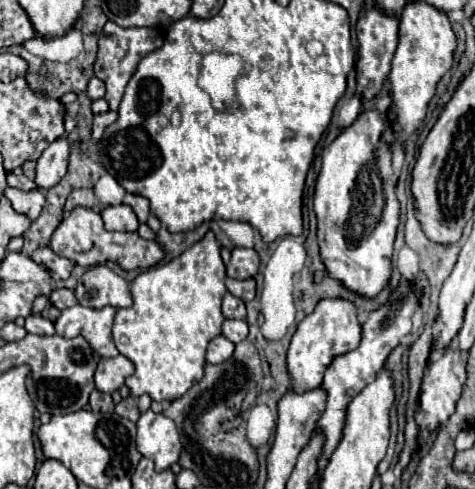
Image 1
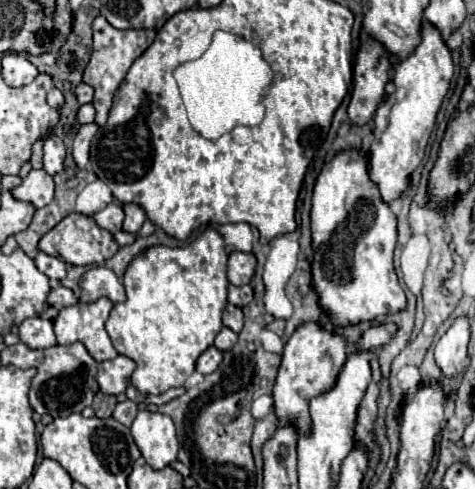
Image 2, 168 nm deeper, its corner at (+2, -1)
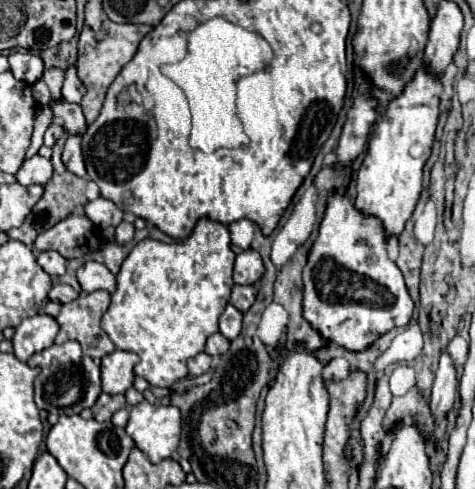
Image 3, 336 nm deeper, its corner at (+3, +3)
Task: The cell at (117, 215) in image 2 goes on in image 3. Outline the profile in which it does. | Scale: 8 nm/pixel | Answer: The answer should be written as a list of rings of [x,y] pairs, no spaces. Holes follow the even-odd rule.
[[[97,197],[93,201],[89,201],[85,205],[85,215],[93,221],[93,225],[97,225],[99,229],[107,229],[107,227],[117,227],[123,221],[123,211],[109,199]]]

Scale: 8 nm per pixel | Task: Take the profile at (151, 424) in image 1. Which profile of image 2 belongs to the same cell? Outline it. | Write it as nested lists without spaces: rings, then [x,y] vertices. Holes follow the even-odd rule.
[[[140,411],[132,423],[132,437],[152,469],[168,467],[178,455],[176,431],[168,415]]]

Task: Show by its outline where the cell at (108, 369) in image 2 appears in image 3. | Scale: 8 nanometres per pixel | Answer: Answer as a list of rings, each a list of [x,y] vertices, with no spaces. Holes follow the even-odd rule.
[[[115,349],[111,355],[105,355],[101,359],[101,379],[103,379],[103,391],[109,395],[125,393],[129,387],[133,387],[133,367],[137,365],[139,357],[129,351]]]

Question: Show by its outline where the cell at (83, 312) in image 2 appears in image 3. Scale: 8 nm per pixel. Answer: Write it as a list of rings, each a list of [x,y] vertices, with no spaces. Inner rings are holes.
[[[93,291],[93,293],[79,293],[79,297],[67,305],[61,305],[61,313],[57,315],[59,333],[55,343],[61,345],[69,339],[81,343],[85,355],[99,361],[101,357],[115,351],[113,341],[107,333],[99,327],[101,315],[107,311],[111,303],[111,295],[107,291]]]

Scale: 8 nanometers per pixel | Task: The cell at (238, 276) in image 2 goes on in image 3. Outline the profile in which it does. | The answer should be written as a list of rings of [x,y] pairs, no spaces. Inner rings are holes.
[[[247,249],[237,255],[235,259],[235,271],[233,271],[233,281],[239,285],[253,285],[257,283],[265,273],[263,259],[257,251]]]

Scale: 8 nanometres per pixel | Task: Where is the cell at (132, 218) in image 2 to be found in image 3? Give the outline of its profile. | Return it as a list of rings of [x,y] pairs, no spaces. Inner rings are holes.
[[[121,221],[117,225],[117,229],[115,229],[115,241],[119,245],[125,245],[125,243],[129,243],[133,239],[133,233],[135,233],[135,227],[129,221]]]

